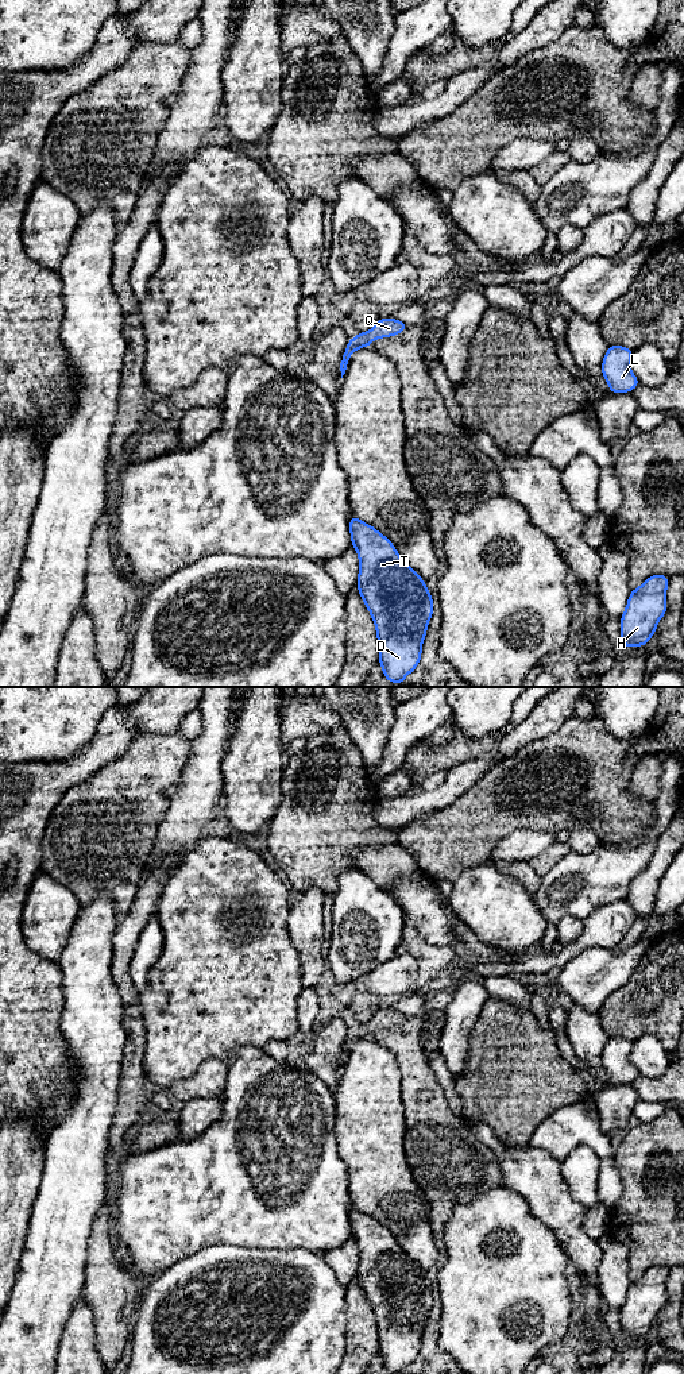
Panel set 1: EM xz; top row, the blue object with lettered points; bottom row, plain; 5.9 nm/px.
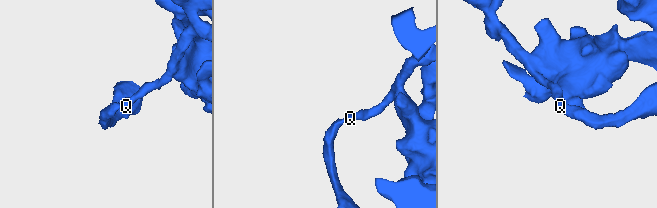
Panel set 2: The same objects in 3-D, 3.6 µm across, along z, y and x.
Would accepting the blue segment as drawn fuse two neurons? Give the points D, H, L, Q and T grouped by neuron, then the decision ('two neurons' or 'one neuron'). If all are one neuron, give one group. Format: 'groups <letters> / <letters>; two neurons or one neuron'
groups D H L Q T; one neuron

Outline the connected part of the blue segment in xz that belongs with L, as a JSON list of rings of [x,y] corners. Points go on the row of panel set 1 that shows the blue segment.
[[[612,344],[606,351],[602,362],[602,374],[610,386],[611,394],[630,393],[639,381],[630,370],[633,350]]]

